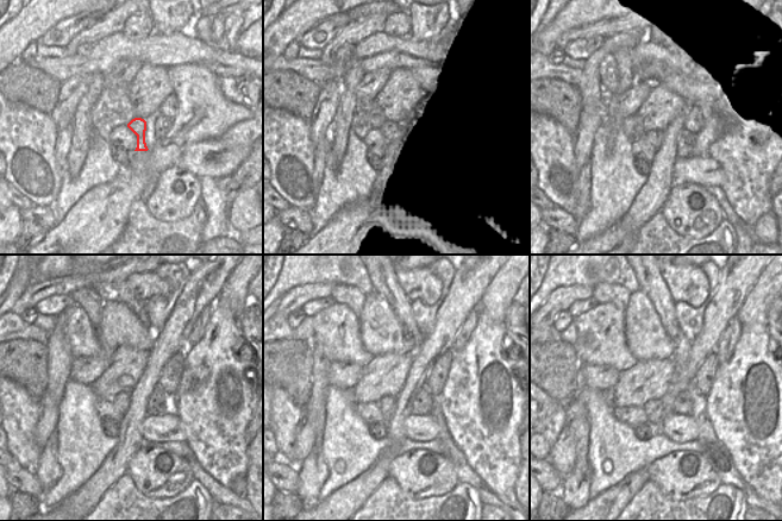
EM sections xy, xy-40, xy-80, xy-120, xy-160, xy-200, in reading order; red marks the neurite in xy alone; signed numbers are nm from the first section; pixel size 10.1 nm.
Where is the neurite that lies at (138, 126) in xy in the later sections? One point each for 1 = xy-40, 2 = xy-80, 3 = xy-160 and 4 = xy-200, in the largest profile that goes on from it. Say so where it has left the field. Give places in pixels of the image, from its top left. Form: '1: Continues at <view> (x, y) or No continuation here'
1: Continues at xy-40 (392, 132)
2: Continues at xy-80 (655, 137)
3: Continues at xy-160 (387, 405)
4: Continues at xy-200 (652, 408).

